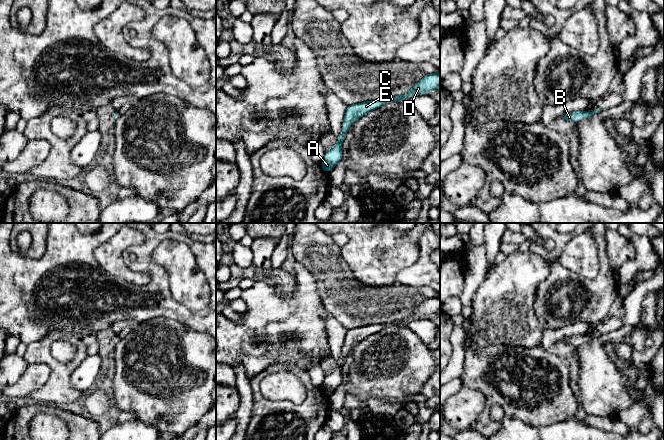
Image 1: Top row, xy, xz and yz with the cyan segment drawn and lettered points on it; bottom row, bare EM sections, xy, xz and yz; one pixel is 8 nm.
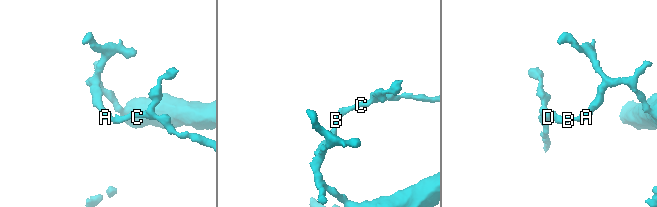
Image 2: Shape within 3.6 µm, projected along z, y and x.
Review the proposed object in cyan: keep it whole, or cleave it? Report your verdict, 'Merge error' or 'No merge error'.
No merge error

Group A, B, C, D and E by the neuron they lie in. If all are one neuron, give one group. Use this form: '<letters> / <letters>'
A B C D E

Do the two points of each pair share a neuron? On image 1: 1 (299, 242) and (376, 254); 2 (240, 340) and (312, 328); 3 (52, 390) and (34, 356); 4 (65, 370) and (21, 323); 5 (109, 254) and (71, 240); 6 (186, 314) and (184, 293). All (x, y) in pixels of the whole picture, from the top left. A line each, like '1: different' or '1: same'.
1: different
2: same
3: same
4: different
5: different
6: different

